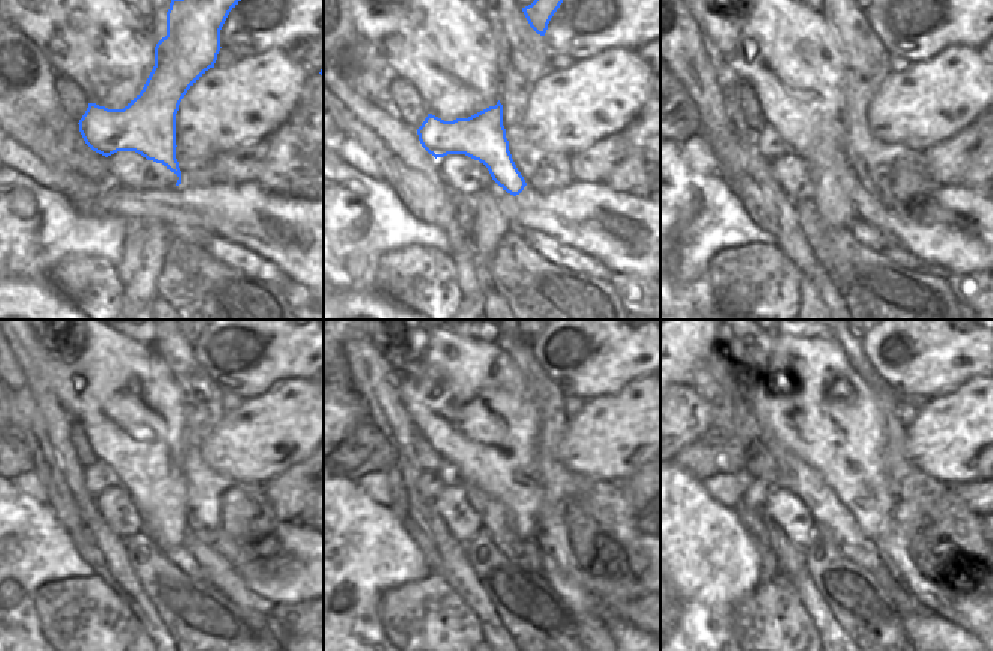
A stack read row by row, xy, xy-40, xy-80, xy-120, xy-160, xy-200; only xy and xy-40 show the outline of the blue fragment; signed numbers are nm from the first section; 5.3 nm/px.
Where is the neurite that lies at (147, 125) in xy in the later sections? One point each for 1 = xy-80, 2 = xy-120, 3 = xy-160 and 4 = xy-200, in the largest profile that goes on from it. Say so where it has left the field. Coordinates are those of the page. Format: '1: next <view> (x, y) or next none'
1: next xy-80 (770, 143)
2: next xy-120 (98, 477)
3: next xy-160 (428, 485)
4: next xy-200 (755, 498)

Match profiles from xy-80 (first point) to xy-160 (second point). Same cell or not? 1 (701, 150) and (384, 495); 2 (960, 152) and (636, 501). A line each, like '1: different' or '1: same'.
1: same
2: same

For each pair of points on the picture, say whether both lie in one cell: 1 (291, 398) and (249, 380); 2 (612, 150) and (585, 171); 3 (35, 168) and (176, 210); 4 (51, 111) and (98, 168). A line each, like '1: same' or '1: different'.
1: different
2: same
3: same
4: same

